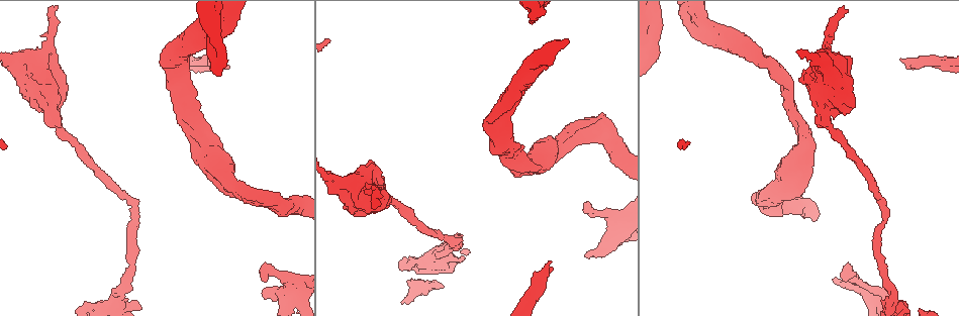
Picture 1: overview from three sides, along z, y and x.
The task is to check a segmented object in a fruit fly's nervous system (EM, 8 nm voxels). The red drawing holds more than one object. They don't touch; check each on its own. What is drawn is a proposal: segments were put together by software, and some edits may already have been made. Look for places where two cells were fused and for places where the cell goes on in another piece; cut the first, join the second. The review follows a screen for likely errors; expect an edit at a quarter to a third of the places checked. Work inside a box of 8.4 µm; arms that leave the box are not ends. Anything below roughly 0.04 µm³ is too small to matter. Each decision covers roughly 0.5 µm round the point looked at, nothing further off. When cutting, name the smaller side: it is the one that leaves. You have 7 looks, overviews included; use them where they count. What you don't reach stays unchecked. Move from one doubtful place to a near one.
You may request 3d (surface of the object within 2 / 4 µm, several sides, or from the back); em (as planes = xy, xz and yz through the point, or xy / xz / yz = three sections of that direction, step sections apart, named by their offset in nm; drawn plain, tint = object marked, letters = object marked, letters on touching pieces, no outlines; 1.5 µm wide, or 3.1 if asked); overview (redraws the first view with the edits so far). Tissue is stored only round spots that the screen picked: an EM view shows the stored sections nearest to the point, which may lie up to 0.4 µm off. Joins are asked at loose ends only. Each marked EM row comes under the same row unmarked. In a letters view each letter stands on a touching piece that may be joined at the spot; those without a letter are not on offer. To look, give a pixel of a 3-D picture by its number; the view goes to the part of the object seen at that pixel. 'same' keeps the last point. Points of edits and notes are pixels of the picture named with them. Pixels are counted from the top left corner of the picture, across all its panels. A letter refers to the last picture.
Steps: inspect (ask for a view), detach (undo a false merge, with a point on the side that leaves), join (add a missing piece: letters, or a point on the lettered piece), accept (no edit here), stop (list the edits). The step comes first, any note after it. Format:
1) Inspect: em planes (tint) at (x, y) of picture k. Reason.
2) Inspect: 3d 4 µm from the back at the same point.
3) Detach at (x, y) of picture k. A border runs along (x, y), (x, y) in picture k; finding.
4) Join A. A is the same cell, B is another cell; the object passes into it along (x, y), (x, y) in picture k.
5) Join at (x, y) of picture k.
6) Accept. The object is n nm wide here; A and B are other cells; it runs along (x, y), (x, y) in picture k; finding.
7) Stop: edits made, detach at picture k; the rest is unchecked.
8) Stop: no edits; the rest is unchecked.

Inspect: em yz step 8 (letters) at (889, 286) of picture 1. Abrupt turn.

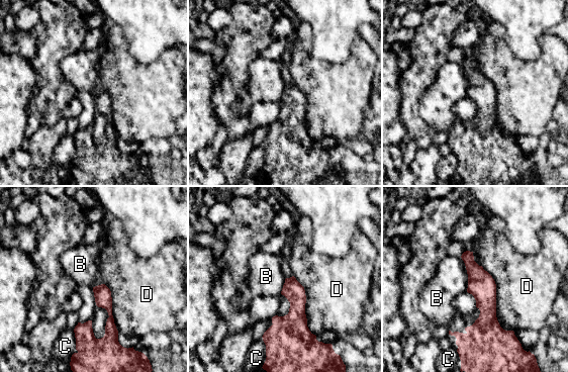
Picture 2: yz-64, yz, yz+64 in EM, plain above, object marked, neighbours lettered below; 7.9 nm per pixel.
Accept. B, C and D are other cells; a border runs along (481, 265), (513, 332) in picture 2; all the same cell.

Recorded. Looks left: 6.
Inspect: 3d 2 µm at (264, 280) of picture 1. Free end.

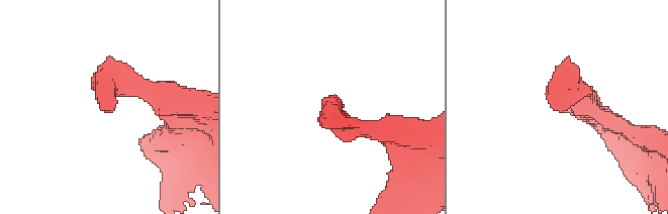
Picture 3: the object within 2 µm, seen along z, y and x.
Inspect: em planes (letters) at (560, 109) of picture 3. Now the EM.

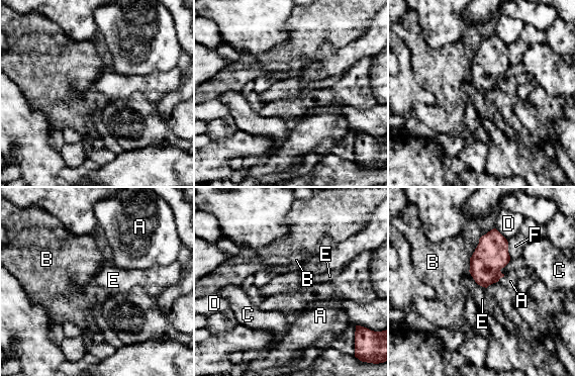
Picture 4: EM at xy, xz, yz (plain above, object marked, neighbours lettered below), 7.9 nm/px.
Accept. The longest contact is with E, 190 nm; A, B, C, D, E and F are other cells; none of them fits.

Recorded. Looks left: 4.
Inspect: 3d 2 µm at (206, 54) of picture 1. Branch stops here.

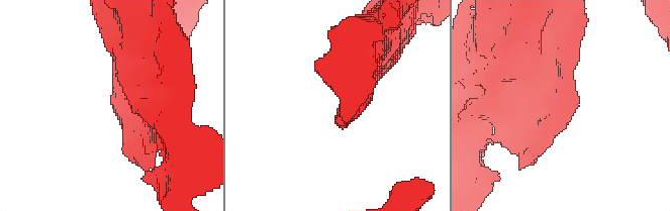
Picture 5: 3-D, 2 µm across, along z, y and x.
Inspect: em xy step 8 (letters) at (115, 110) of picture 5.

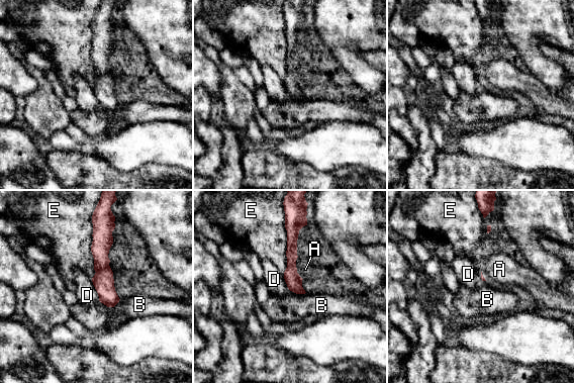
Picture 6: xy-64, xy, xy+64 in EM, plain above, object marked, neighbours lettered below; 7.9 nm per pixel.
Inspect: em planes (letters) at the same point.

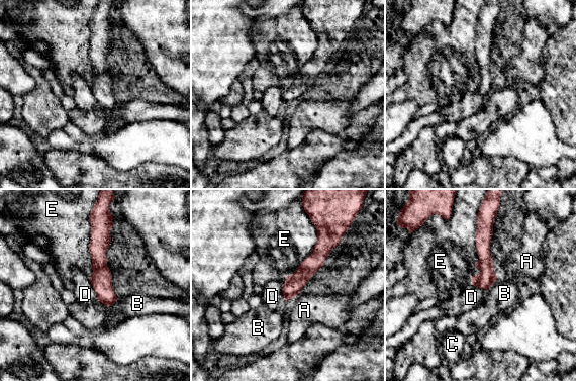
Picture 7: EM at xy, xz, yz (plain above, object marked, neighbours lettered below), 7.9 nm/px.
Accept. The object is 140 nm wide here; A, B, C, D and E are other cells; a border runs along (89, 279), (98, 300) in picture 7; none of them fits.

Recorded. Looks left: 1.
Stop: no edits; the rest is unchecked.

